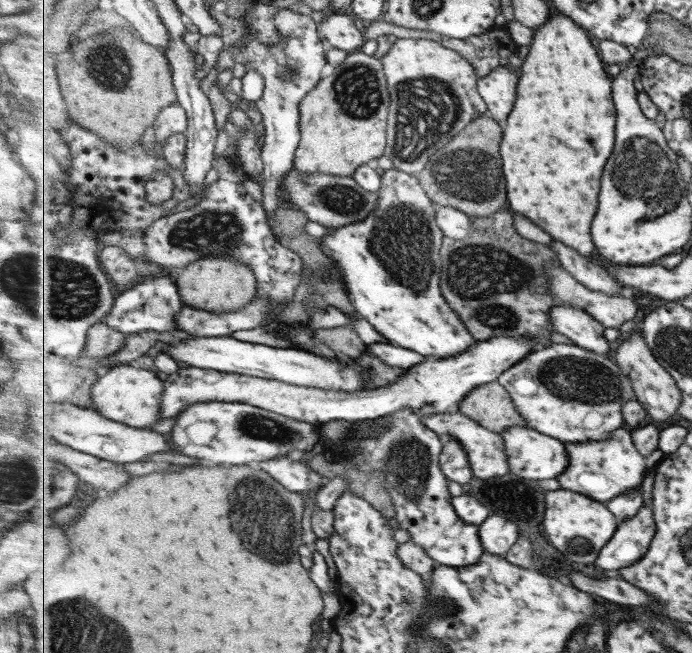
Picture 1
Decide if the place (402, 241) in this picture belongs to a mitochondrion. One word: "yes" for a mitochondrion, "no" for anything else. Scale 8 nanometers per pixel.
yes

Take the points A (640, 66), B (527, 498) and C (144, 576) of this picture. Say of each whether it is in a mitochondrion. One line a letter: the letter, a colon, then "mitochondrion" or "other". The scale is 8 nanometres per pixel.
A: other
B: other
C: other

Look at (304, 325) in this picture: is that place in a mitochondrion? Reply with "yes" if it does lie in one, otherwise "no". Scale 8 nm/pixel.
no

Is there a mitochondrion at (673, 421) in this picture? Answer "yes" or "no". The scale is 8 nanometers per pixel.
no

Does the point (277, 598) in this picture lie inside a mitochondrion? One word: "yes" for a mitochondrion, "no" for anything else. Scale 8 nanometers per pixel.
no

